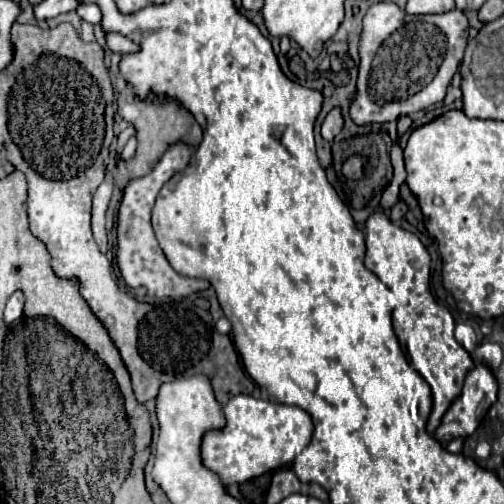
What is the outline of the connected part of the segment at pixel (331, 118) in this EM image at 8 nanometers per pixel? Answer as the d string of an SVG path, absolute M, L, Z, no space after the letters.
M334 108L334 110L328 114L328 118L324 120L320 134L322 134L322 138L324 138L326 142L332 143L334 136L336 136L340 130L342 130L342 114L340 114L338 108Z

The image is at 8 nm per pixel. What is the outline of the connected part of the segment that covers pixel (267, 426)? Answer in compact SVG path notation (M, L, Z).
M248 394L230 398L224 406L224 414L226 426L206 432L200 446L202 464L218 474L224 488L290 464L294 456L298 456L308 446L314 432L314 424L302 408L276 404Z

